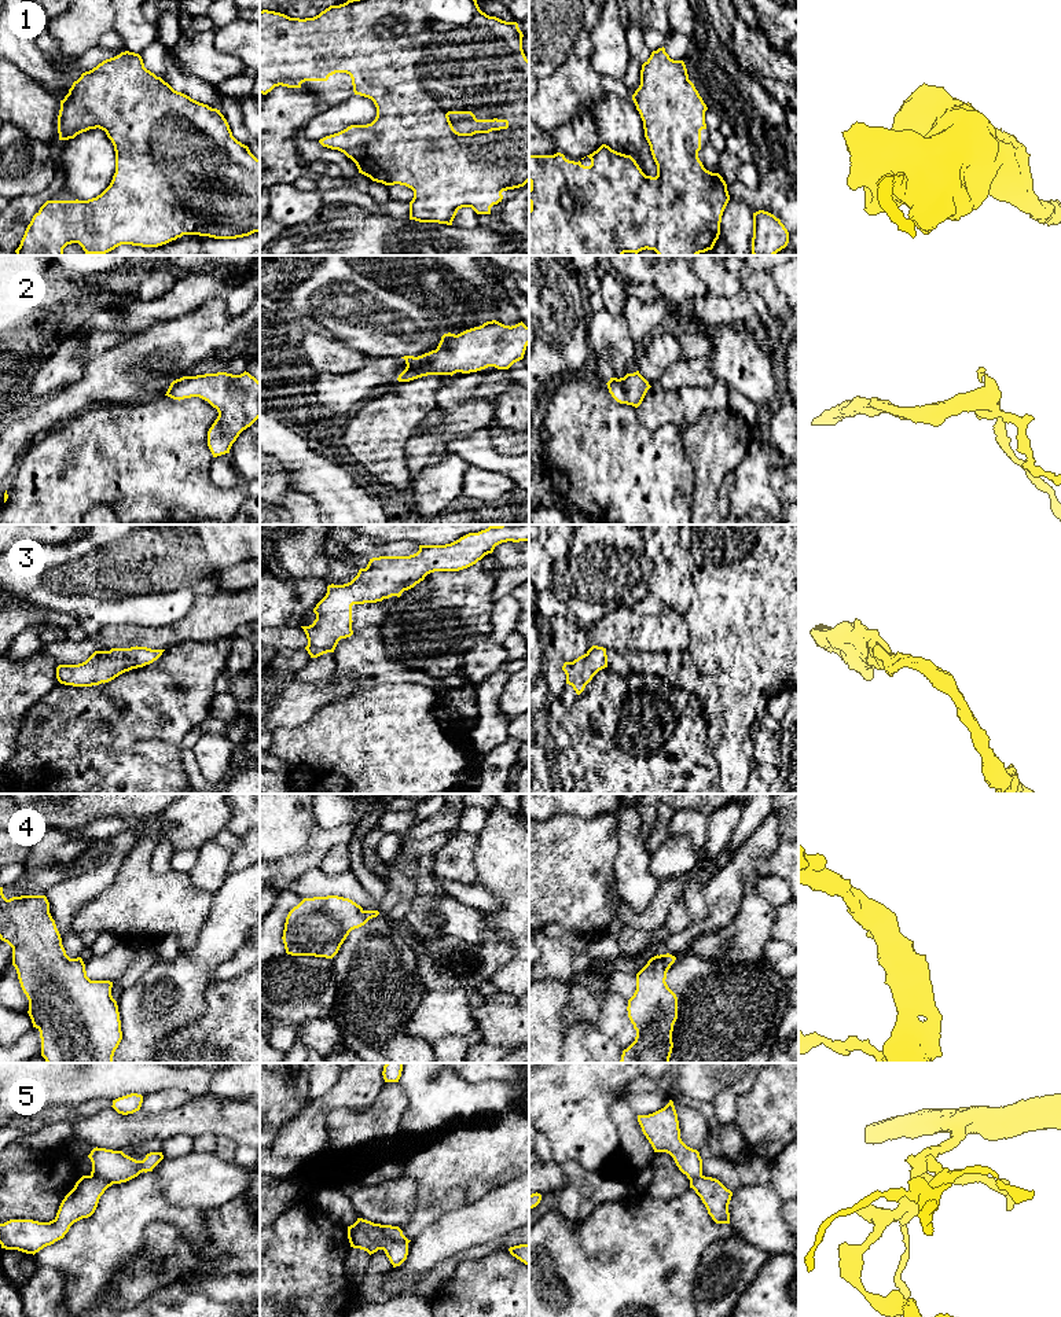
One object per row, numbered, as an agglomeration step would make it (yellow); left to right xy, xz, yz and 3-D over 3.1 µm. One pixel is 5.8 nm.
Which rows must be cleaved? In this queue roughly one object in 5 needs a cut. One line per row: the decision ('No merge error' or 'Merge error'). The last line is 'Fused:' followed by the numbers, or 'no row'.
1: No merge error
2: No merge error
3: No merge error
4: No merge error
5: Merge error
Fused: 5

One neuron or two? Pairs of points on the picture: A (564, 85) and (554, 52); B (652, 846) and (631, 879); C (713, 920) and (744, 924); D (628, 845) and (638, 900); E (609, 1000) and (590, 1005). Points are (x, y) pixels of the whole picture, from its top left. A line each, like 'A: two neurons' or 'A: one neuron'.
A: two neurons
B: two neurons
C: two neurons
D: one neuron
E: two neurons

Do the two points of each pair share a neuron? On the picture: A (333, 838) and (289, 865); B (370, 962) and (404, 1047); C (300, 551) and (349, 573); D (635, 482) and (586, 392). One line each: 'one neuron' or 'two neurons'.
A: one neuron
B: one neuron
C: one neuron
D: one neuron

